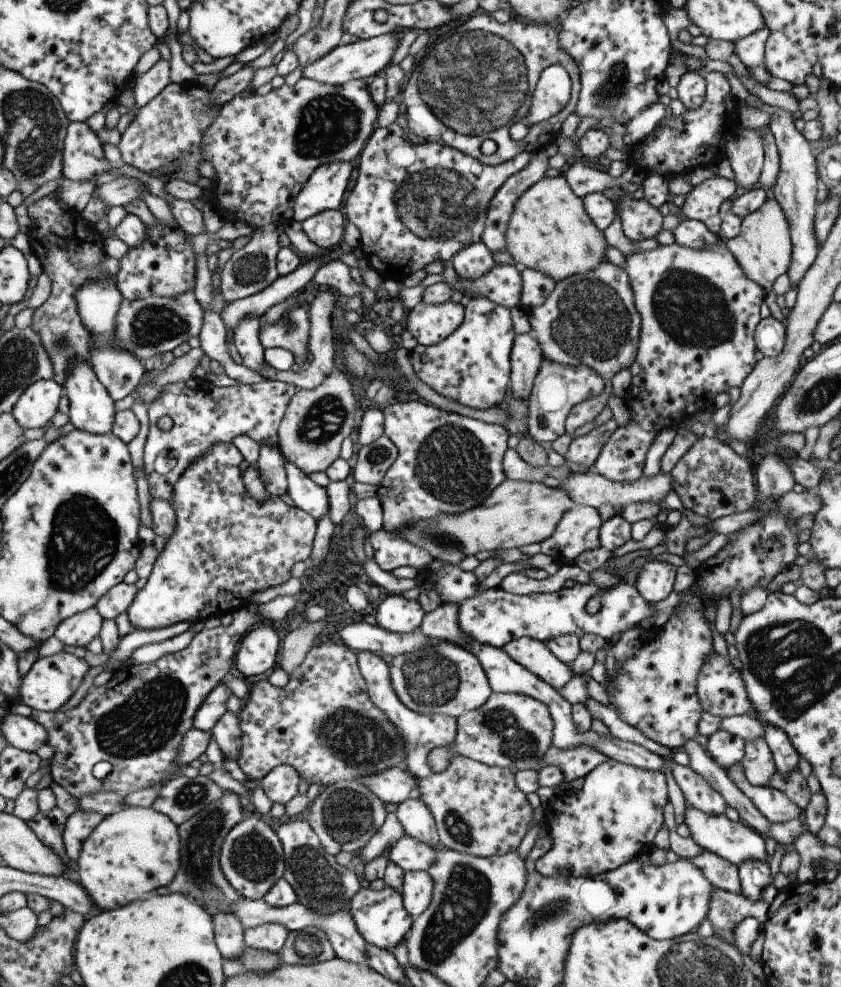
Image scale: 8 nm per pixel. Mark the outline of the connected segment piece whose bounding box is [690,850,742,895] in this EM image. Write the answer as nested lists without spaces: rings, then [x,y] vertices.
[[[705,850],[701,856],[690,858],[690,860],[715,888],[741,895],[741,881],[736,865],[708,850]]]

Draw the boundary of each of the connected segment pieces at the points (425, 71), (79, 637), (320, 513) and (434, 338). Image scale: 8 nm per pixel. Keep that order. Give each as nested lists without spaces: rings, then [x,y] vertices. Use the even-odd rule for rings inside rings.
[[[474,13],[466,20],[460,30],[446,40],[439,40],[431,46],[418,66],[413,69],[406,90],[402,92],[406,105],[406,120],[410,131],[424,138],[428,143],[439,144],[454,148],[467,156],[476,158],[484,165],[498,165],[512,159],[516,154],[530,154],[546,150],[555,144],[561,134],[561,127],[569,114],[575,112],[579,91],[581,90],[580,74],[572,56],[564,51],[559,44],[558,26],[530,22],[514,16],[507,24],[500,24],[488,14]],[[551,65],[561,65],[566,68],[571,79],[571,98],[563,110],[549,120],[535,121],[529,129],[529,134],[521,141],[514,141],[509,136],[509,129],[515,123],[530,118],[537,118],[536,106],[532,94],[536,89],[542,72]]]
[[[91,607],[64,620],[53,636],[66,646],[86,647],[99,636],[103,622],[96,608]]]
[[[289,461],[285,462],[284,469],[288,484],[286,493],[290,495],[294,507],[304,510],[316,520],[329,514],[326,490],[322,486],[316,485],[308,475]]]
[[[447,301],[432,305],[420,302],[410,310],[406,326],[418,345],[430,347],[449,338],[462,325],[464,316],[460,303]]]

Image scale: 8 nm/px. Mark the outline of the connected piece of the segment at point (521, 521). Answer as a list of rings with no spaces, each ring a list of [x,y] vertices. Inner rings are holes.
[[[505,479],[478,507],[462,513],[439,513],[430,519],[410,521],[392,532],[394,537],[423,549],[434,560],[457,565],[478,552],[541,544],[554,533],[559,520],[574,502],[561,490],[540,482]]]

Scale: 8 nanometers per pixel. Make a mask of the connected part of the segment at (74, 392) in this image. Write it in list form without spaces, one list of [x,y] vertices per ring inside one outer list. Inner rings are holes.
[[[73,359],[69,367],[69,376],[67,377],[64,386],[64,395],[69,399],[69,422],[74,425],[74,429],[85,431],[92,435],[106,435],[113,429],[112,426],[115,422],[115,401],[112,400],[106,388],[97,380],[94,370],[90,366],[90,362],[86,363],[81,359]]]

